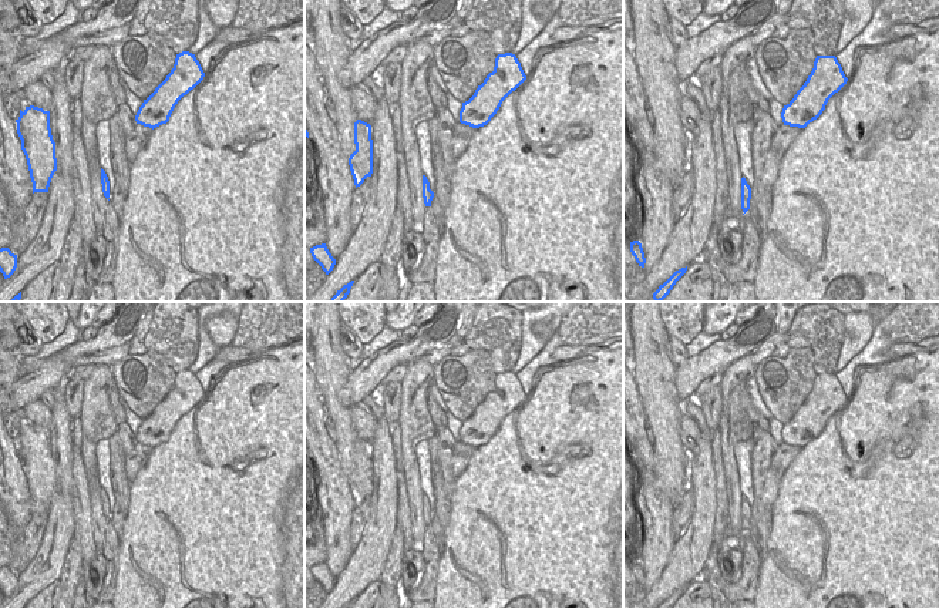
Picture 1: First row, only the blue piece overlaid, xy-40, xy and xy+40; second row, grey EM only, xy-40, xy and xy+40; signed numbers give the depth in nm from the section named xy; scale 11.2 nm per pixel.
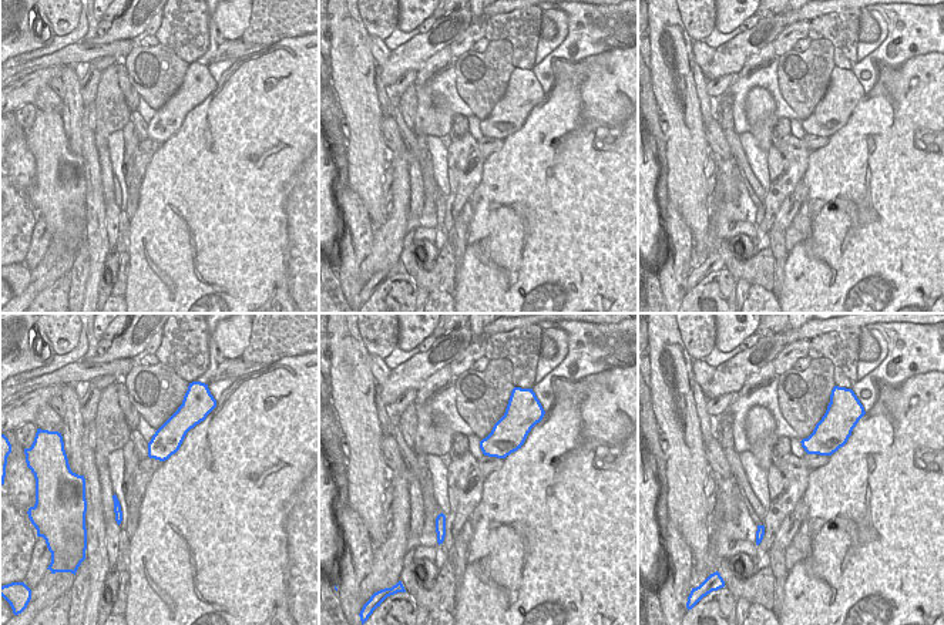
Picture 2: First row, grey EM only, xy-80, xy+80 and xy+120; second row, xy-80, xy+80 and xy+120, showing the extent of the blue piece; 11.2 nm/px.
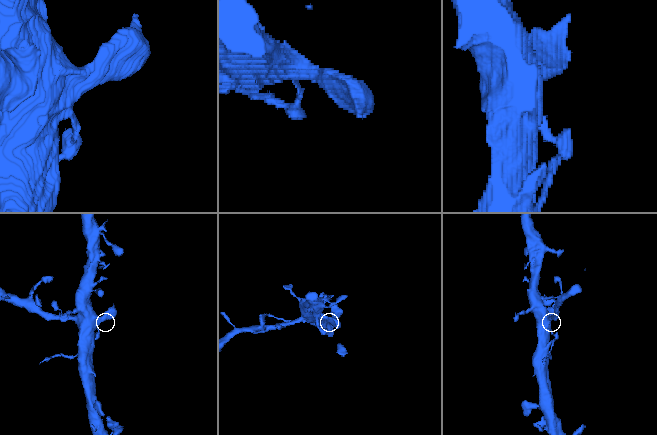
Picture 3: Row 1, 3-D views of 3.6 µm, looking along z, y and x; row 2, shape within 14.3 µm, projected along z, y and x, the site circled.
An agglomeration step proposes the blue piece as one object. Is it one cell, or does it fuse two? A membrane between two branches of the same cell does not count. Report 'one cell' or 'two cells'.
two cells

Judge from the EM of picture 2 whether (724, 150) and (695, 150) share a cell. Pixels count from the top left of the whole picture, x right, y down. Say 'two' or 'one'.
two

